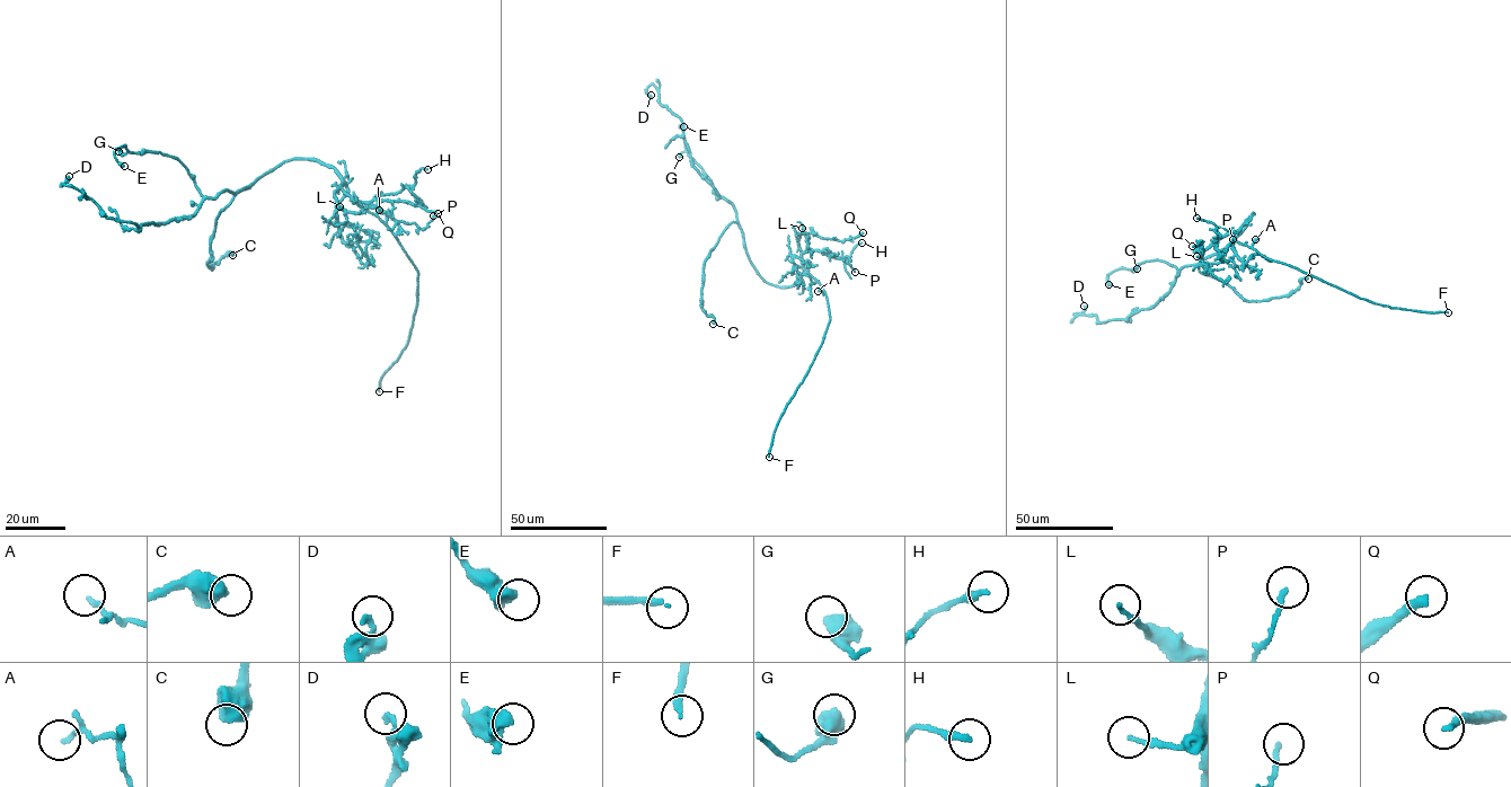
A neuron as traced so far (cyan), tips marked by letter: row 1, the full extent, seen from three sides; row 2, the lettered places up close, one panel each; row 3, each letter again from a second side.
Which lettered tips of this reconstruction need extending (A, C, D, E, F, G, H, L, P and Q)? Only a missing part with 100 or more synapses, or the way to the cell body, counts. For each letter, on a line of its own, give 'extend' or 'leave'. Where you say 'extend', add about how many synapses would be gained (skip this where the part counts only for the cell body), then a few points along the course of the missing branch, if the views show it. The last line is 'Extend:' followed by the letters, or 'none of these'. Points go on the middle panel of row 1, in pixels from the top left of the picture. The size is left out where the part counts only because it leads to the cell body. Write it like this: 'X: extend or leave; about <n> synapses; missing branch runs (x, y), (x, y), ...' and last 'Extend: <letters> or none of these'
A: leave
C: leave
D: leave
E: leave
F: extend
G: leave
H: leave
L: leave
P: leave
Q: leave
Extend: F

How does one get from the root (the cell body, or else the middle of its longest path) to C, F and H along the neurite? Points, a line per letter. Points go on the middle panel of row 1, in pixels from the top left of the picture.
C: (786, 286), (759, 275), (741, 228), (733, 222), (705, 261), (703, 309), (713, 324)
F: (786, 286), (795, 285), (803, 268), (822, 286), (830, 319), (807, 373), (777, 423), (769, 457)
H: (786, 286), (795, 285), (803, 271), (802, 255), (807, 250), (849, 258), (853, 248), (862, 242)

